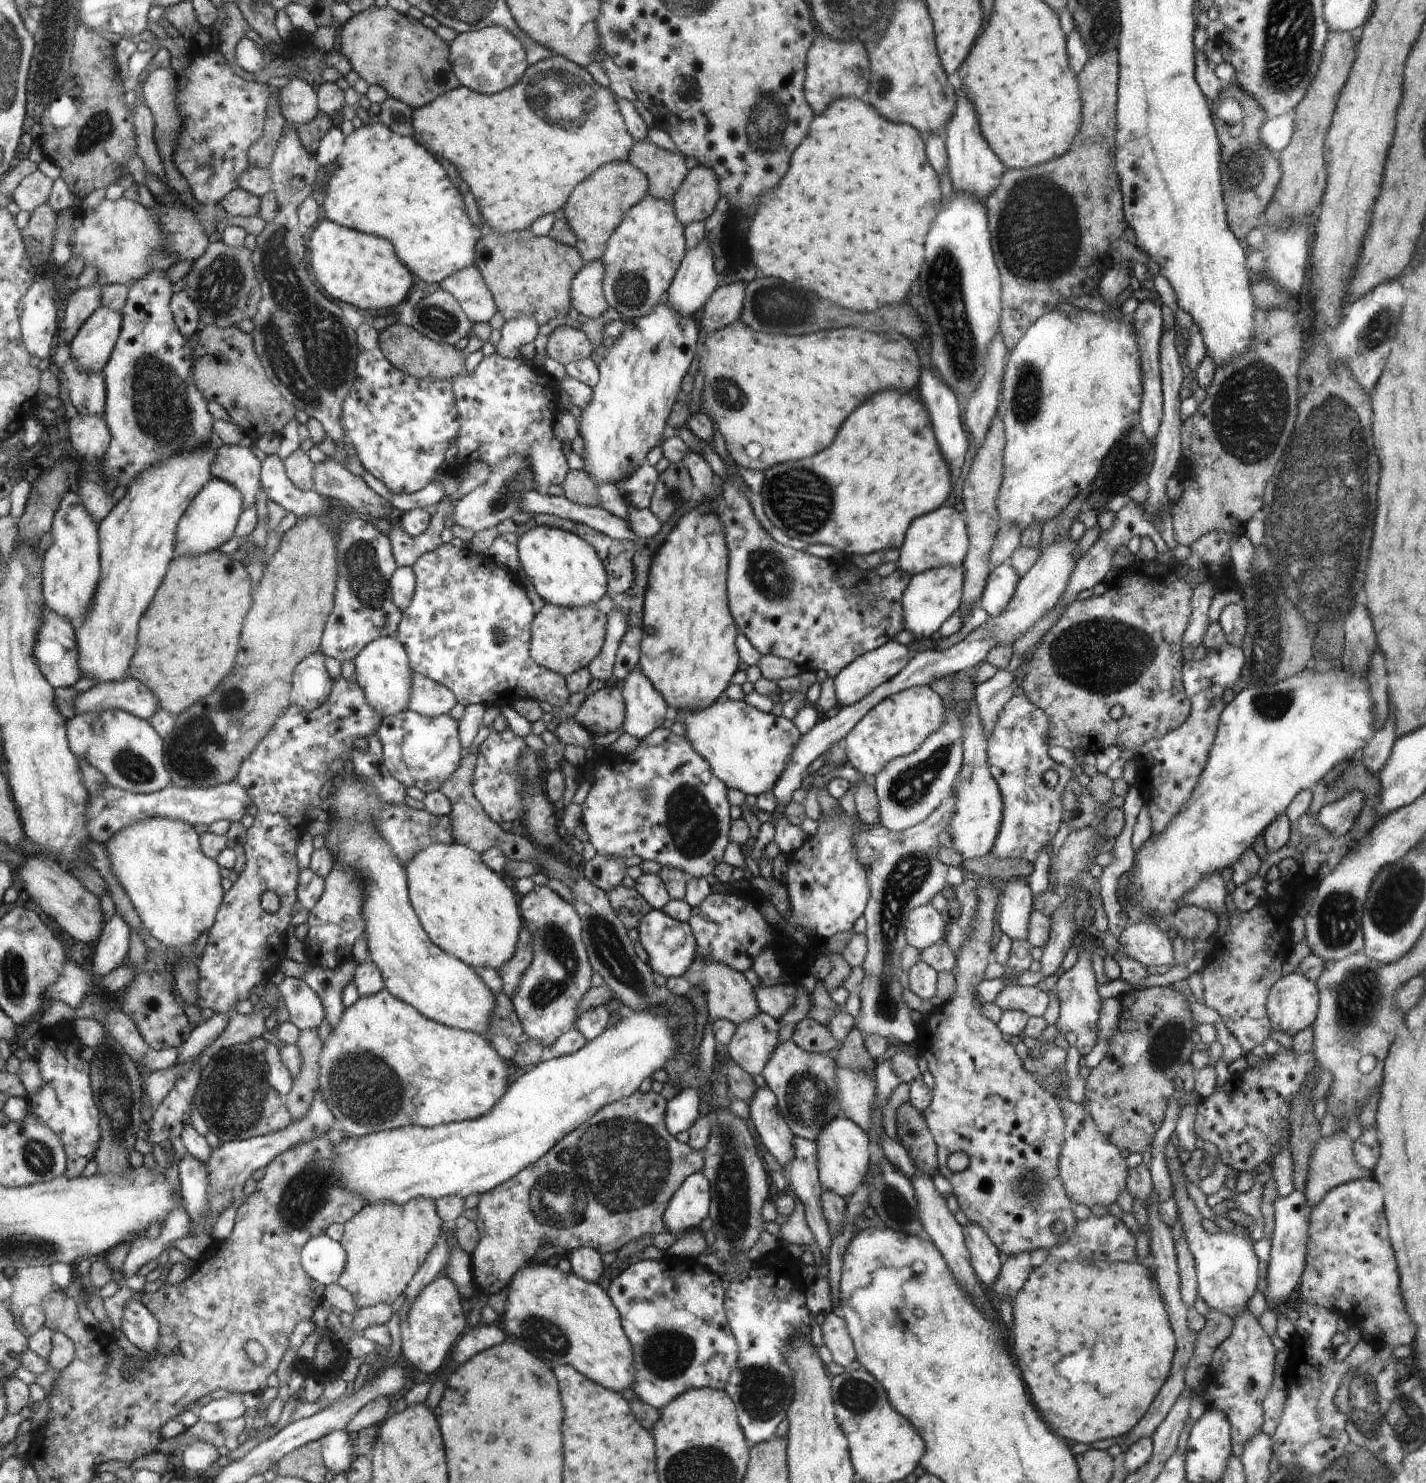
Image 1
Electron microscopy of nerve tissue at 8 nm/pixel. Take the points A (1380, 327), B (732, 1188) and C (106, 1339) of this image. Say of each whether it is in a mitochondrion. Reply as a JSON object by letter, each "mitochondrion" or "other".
{"A":"mitochondrion","B":"mitochondrion","C":"other"}

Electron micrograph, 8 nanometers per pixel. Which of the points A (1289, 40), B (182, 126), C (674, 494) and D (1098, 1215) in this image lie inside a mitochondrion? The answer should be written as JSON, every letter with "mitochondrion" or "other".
{"A":"mitochondrion","B":"other","C":"mitochondrion","D":"other"}

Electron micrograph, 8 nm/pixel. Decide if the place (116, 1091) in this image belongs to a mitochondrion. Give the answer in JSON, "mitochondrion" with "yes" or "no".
{"mitochondrion":"yes"}

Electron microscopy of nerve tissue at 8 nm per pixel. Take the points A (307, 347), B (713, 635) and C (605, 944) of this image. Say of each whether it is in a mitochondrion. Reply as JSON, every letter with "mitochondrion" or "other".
{"A":"mitochondrion","B":"other","C":"mitochondrion"}

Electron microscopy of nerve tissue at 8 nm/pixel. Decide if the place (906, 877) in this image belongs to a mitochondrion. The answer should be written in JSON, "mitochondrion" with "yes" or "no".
{"mitochondrion":"yes"}

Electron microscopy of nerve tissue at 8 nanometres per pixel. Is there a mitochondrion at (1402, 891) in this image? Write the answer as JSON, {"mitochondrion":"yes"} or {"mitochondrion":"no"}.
{"mitochondrion":"yes"}

